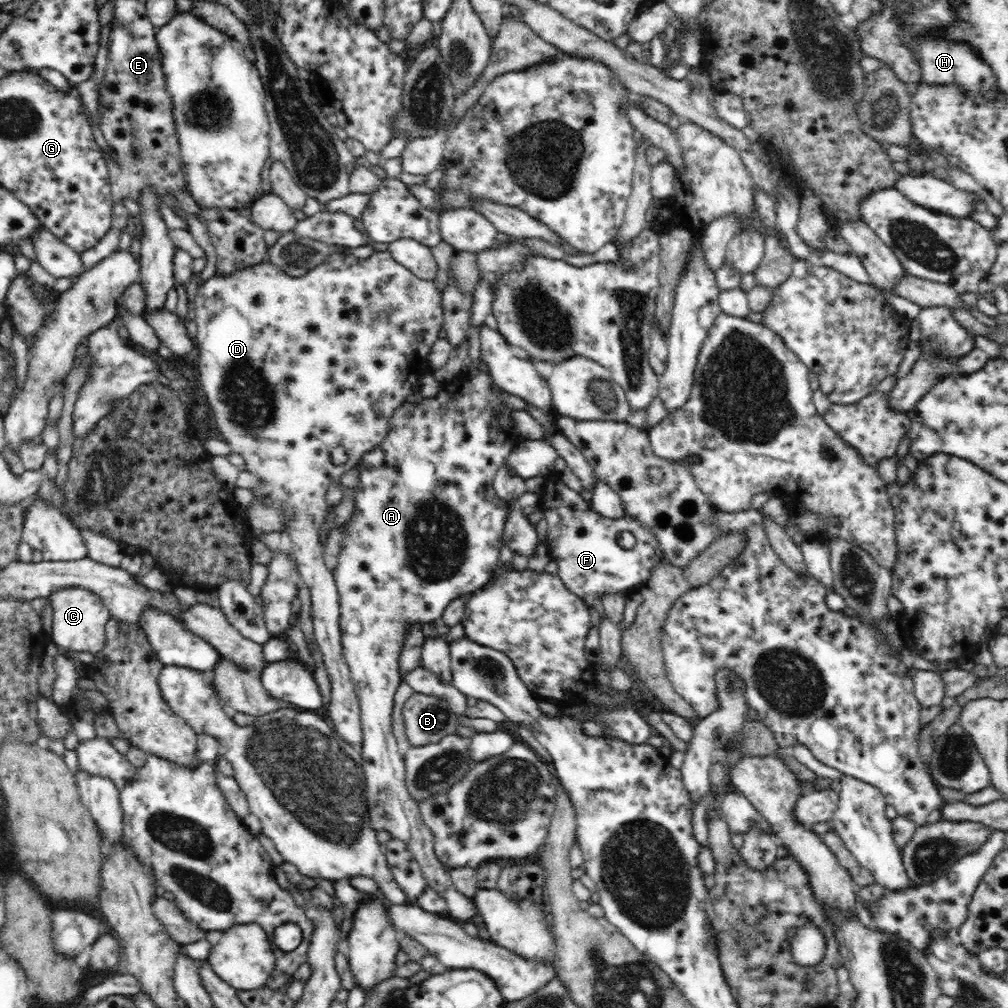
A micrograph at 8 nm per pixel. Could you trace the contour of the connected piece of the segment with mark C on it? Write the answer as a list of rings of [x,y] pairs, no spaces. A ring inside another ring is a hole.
[[[70,587],[51,592],[47,597],[53,610],[51,639],[60,649],[72,649],[76,652],[102,650],[104,646],[105,624],[111,617],[108,608],[96,593],[82,587]]]

